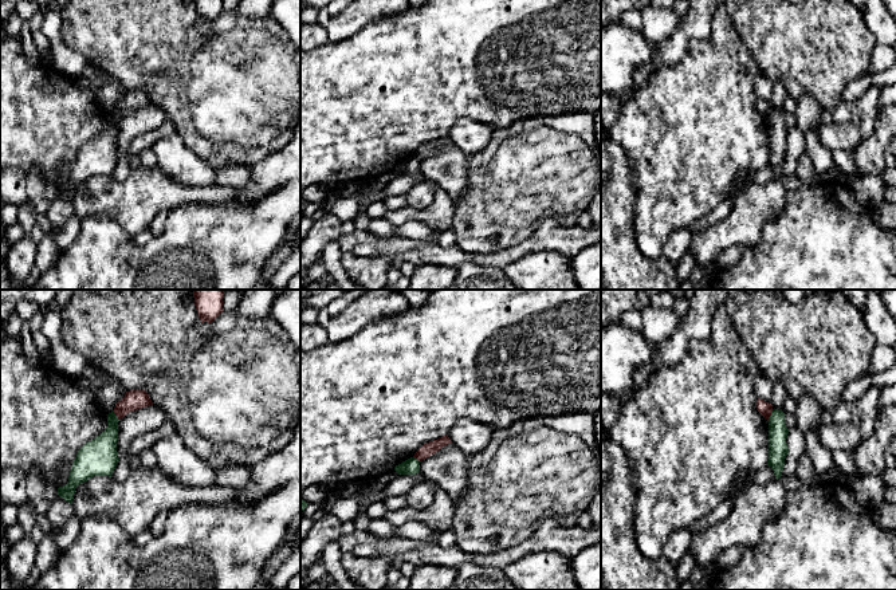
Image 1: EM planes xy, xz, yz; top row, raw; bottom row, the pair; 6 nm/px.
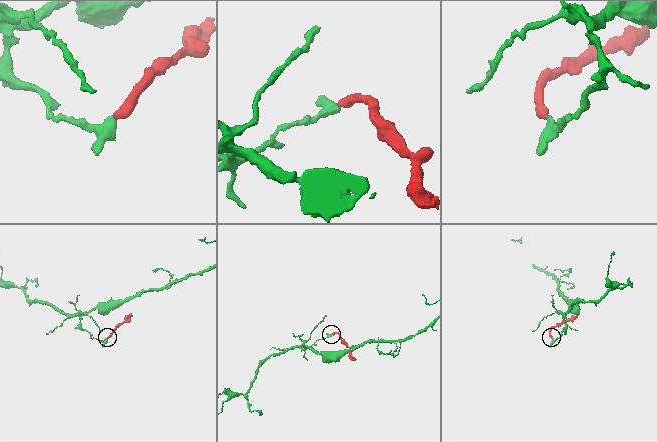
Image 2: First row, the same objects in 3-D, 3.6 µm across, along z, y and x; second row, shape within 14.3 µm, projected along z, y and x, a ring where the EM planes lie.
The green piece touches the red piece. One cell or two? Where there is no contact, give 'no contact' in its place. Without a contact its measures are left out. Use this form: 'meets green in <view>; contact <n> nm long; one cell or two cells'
meets green in yz; contact 80 nm long; two cells

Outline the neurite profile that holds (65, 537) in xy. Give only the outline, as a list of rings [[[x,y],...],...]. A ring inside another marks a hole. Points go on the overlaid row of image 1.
[[[71,514],[70,519],[55,531],[55,542],[60,552],[66,551],[80,532],[80,520]]]

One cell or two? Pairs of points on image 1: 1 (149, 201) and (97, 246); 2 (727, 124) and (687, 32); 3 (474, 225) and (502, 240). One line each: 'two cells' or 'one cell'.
1: two cells
2: two cells
3: one cell

